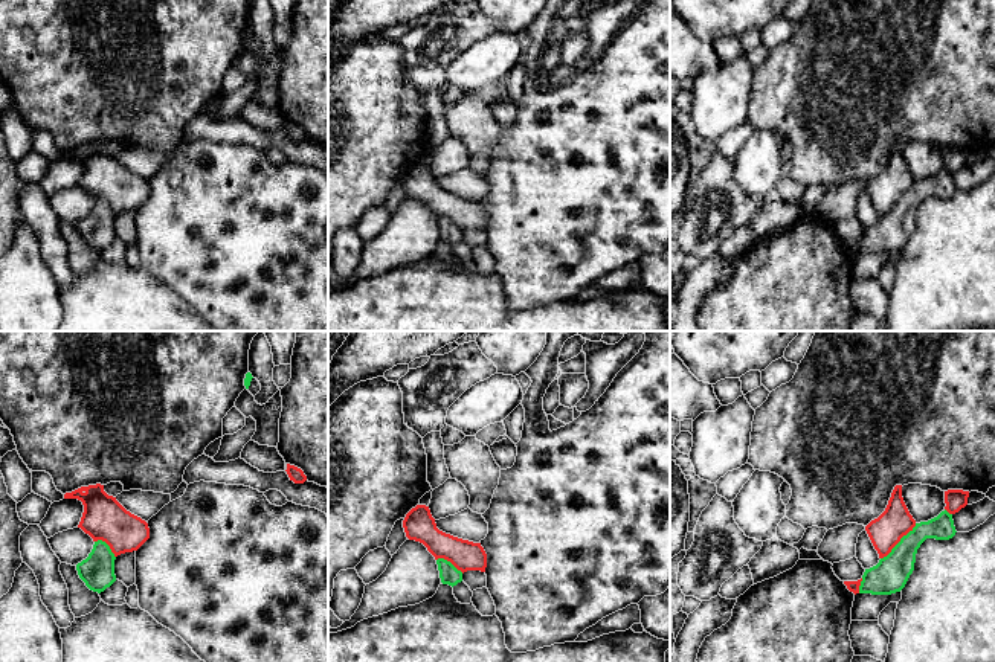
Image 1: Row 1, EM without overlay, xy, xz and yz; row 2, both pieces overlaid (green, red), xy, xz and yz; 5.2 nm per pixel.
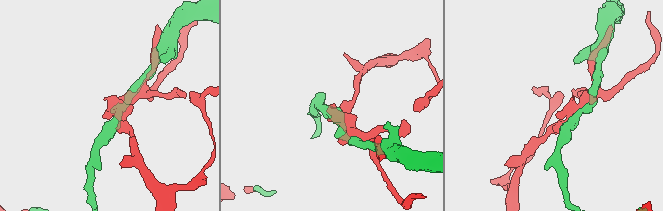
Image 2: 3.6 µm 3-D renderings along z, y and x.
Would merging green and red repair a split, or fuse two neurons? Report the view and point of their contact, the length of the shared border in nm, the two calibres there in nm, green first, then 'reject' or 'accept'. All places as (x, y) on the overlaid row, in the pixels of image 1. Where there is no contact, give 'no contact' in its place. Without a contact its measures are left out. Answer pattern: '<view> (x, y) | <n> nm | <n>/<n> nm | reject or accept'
yz (899, 542) | 260 nm | 190/170 nm | reject

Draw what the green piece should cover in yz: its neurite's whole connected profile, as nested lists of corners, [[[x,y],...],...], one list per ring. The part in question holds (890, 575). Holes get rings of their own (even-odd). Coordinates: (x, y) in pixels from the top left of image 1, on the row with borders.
[[[946,509],[928,522],[916,523],[887,557],[881,558],[876,566],[865,569],[859,593],[891,595],[900,592],[914,570],[920,545],[926,538],[949,540],[955,532],[952,514]]]

